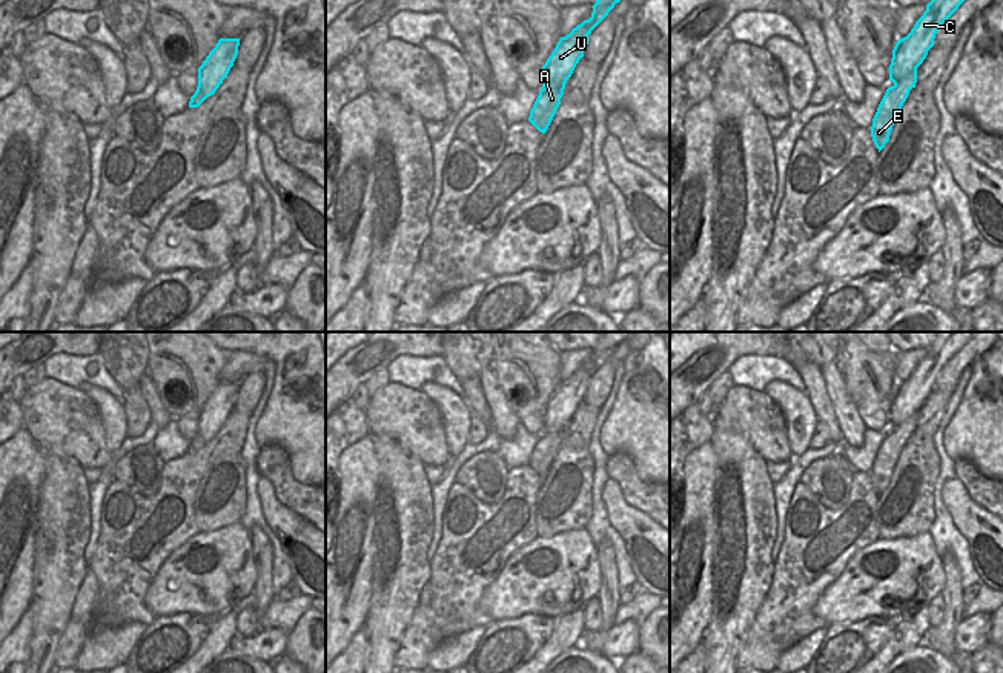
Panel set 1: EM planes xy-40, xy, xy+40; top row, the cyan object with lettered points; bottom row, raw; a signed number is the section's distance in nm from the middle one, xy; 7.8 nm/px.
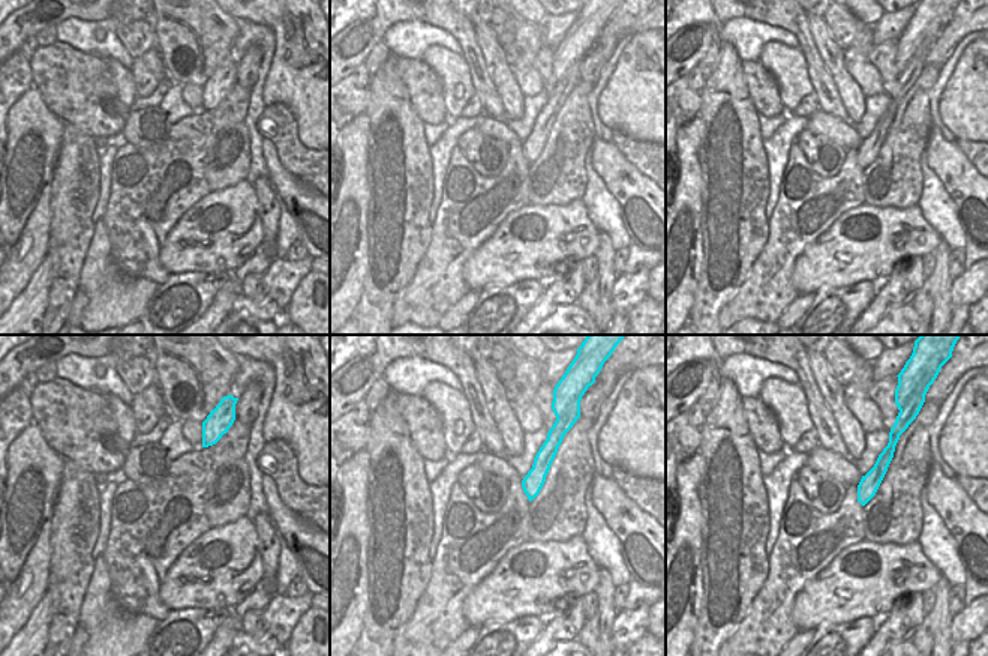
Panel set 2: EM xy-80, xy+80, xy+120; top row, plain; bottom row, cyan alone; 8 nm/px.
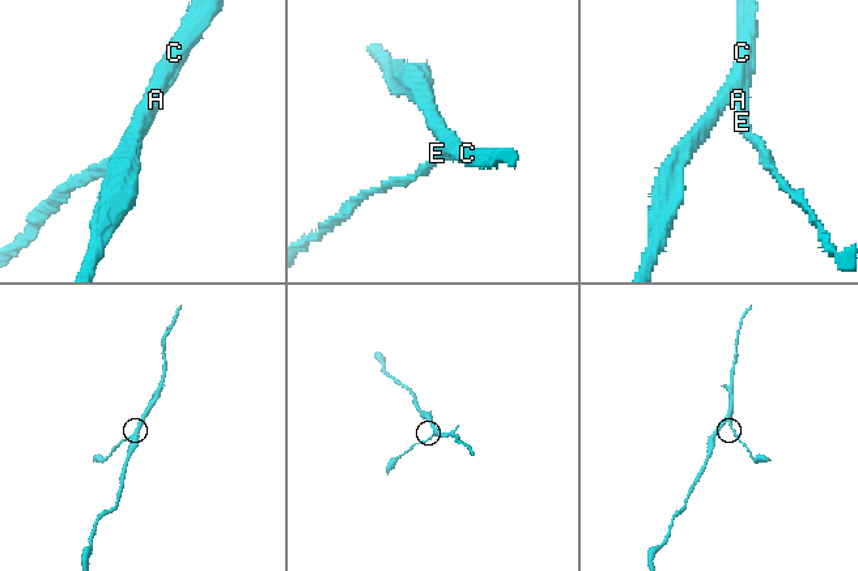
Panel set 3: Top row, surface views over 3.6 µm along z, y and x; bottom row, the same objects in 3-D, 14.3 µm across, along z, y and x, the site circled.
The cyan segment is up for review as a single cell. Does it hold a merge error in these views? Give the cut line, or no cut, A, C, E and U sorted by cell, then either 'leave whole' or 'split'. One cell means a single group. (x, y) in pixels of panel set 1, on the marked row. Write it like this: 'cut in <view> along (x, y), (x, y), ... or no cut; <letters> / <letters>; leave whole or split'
cut in xy along (562, 88), (542, 89); A E / C U; split

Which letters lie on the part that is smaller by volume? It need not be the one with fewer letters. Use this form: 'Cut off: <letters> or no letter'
Cut off: A, E

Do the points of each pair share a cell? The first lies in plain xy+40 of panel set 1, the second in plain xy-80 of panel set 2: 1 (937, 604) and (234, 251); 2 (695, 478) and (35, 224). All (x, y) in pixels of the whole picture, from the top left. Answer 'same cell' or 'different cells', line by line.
1: different cells
2: same cell

